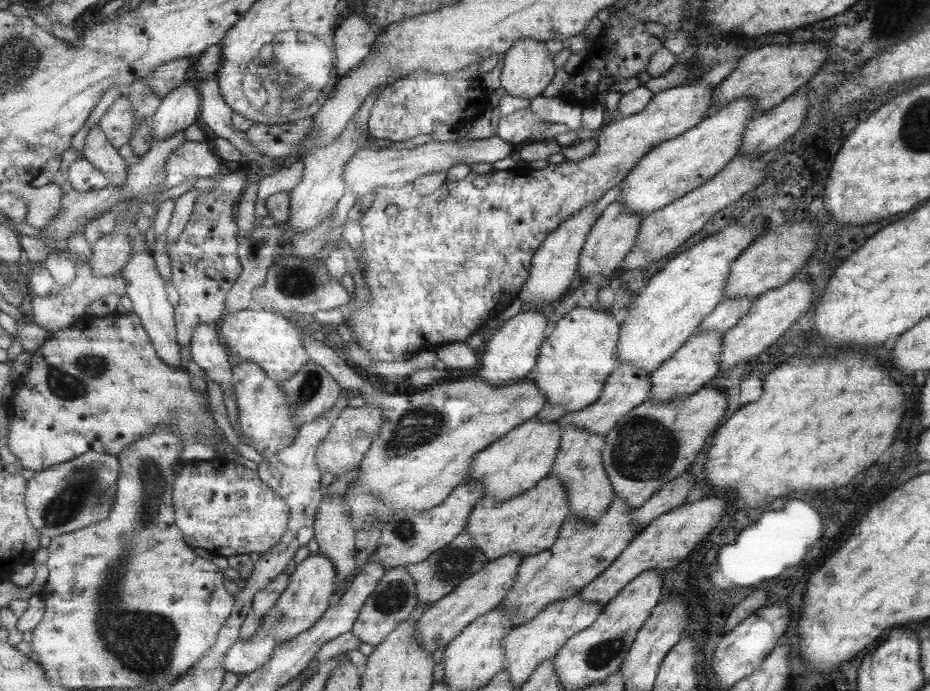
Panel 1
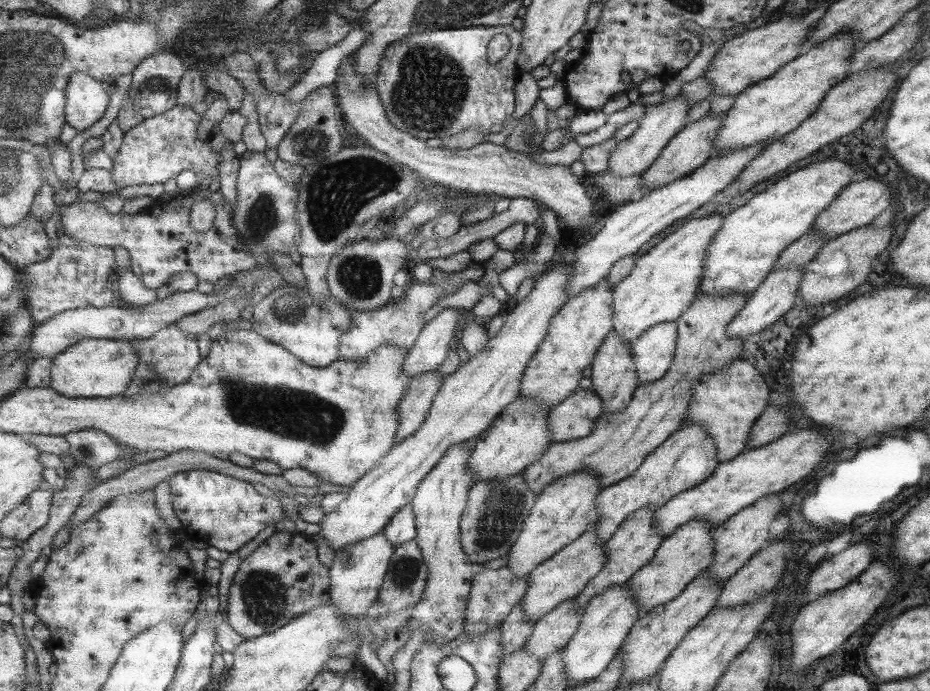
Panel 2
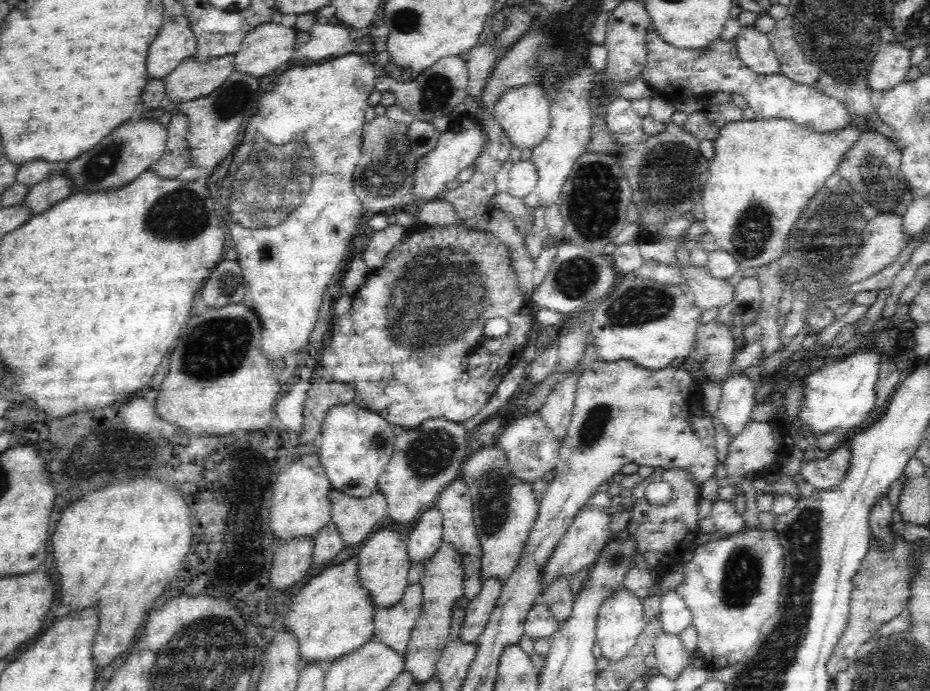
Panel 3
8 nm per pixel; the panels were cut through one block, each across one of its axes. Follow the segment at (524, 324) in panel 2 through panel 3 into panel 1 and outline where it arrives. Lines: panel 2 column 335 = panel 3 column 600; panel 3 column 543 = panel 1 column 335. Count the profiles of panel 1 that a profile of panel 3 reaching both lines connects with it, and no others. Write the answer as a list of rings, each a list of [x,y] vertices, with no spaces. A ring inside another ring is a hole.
[[[316,552],[315,555],[305,558],[290,574],[286,590],[283,590],[278,601],[275,602],[274,608],[271,608],[270,612],[267,612],[267,616],[262,619],[262,626],[255,632],[254,637],[248,640],[238,640],[225,651],[221,658],[223,670],[233,672],[233,674],[242,672],[248,675],[257,666],[265,664],[271,656],[271,650],[277,644],[283,644],[283,642],[295,638],[297,634],[308,630],[321,618],[325,609],[332,604],[331,597],[335,592],[335,583],[336,571],[325,555]]]

